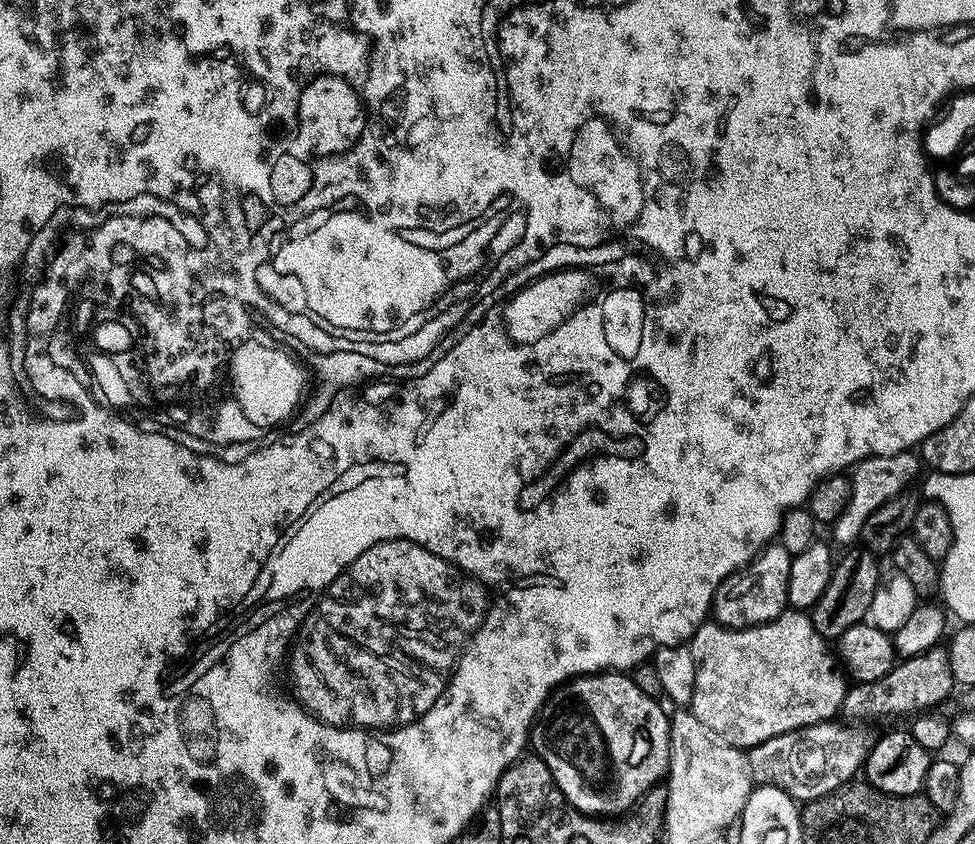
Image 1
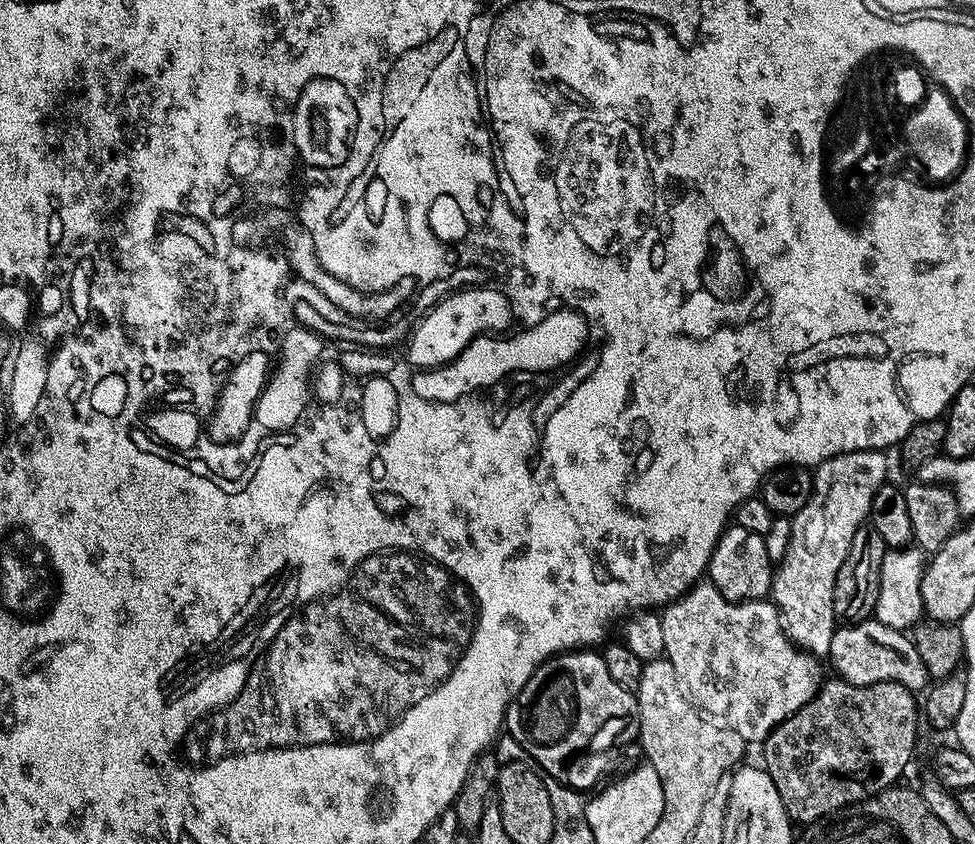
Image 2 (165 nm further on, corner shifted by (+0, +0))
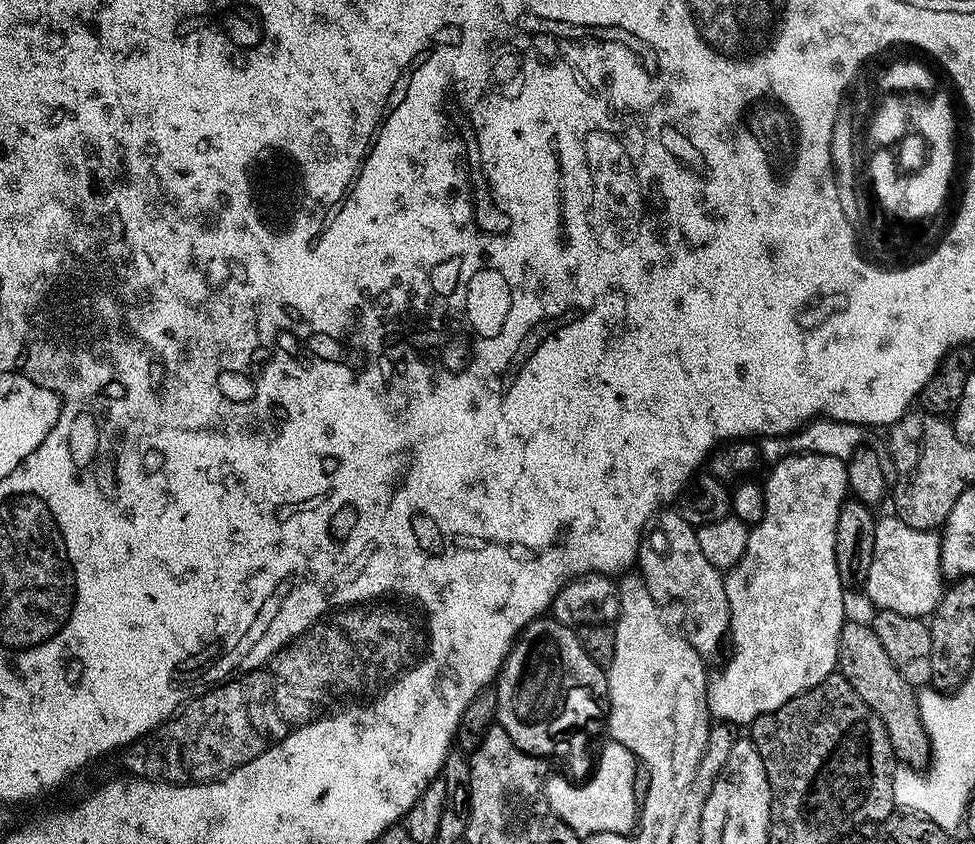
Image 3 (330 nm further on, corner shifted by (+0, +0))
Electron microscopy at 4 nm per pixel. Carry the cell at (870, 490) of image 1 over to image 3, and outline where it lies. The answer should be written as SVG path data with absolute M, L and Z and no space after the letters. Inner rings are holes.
M816 453L793 454L783 457L773 463L770 468L771 472L763 483L764 504L763 518L759 523L749 529L746 542L746 554L733 568L727 569L724 576L724 597L728 600L728 609L730 618L728 619L728 636L730 644L732 640L732 653L728 656L728 665L725 666L724 672L716 672L707 677L708 688L704 691L704 700L708 704L708 714L713 721L723 722L729 726L736 724L751 725L753 720L757 720L762 714L770 710L778 710L790 698L818 686L826 677L833 675L837 671L838 661L840 658L840 631L846 622L844 616L844 588L845 581L840 579L838 566L836 565L836 531L838 530L838 514L844 509L846 501L849 499L848 491L848 465L845 461L834 457L826 457Z

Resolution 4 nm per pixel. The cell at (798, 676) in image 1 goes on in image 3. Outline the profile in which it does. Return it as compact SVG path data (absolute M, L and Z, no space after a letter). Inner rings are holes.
M672 508L663 509L656 518L655 526L647 531L647 534L640 541L640 554L638 557L638 572L644 581L644 585L650 590L650 594L658 601L677 600L680 608L684 611L684 628L682 635L685 640L694 646L694 650L700 655L708 658L711 652L720 648L720 643L725 643L728 636L728 619L730 610L728 600L724 597L724 576L721 569L716 568L702 554L702 546L698 546L698 538L695 527L681 518L679 511Z

